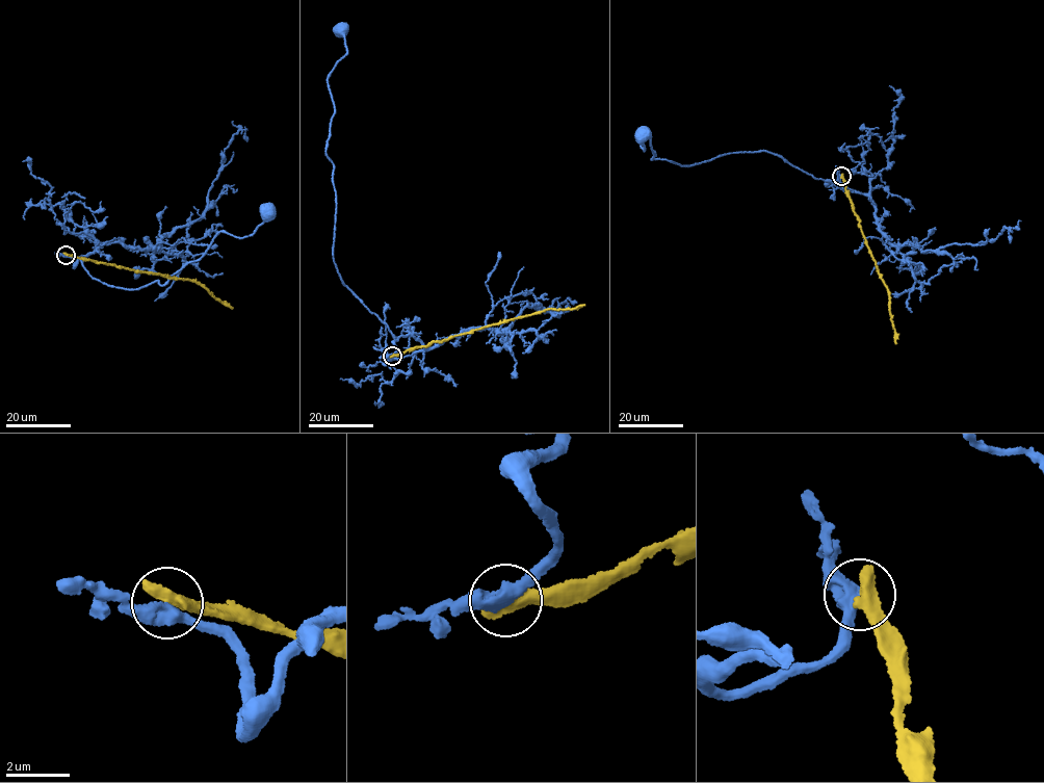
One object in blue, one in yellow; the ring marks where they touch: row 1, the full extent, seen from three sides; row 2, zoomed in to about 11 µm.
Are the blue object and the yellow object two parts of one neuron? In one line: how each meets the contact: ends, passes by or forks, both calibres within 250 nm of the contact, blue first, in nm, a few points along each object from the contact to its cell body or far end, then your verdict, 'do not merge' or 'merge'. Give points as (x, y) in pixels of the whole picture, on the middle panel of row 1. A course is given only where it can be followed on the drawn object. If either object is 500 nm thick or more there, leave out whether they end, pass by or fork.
calibres 400 and 550 nm; course blue (392, 356), (396, 339), (333, 257), (327, 83), (346, 55), (341, 29); course yellow (392, 356), (488, 324), (550, 309), (571, 309), (584, 304); do not merge

